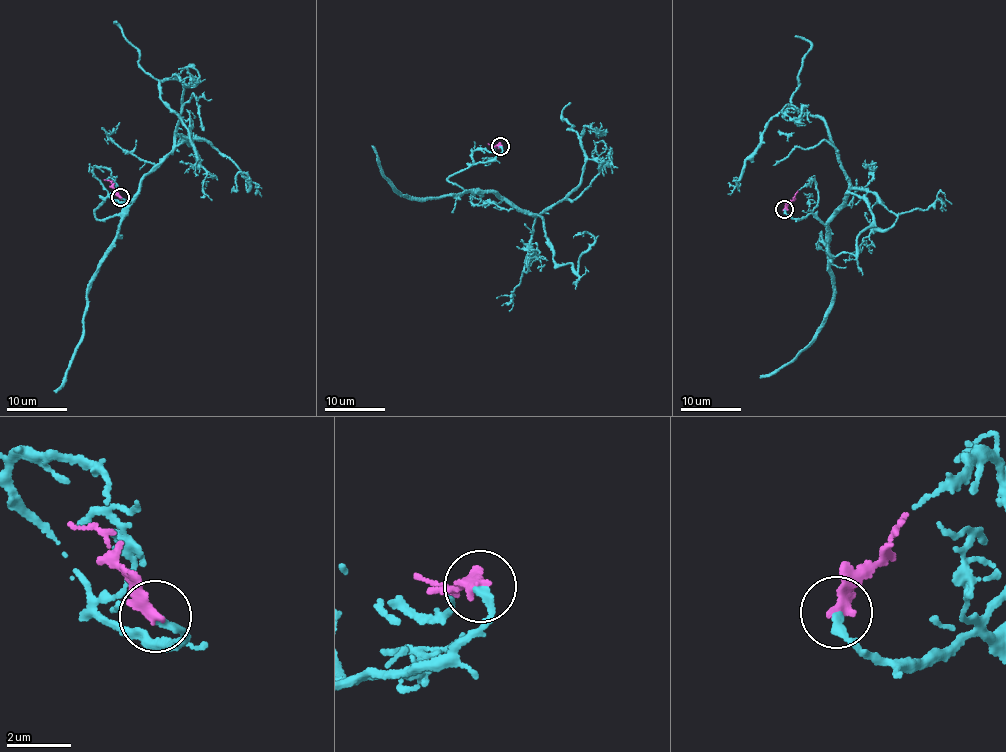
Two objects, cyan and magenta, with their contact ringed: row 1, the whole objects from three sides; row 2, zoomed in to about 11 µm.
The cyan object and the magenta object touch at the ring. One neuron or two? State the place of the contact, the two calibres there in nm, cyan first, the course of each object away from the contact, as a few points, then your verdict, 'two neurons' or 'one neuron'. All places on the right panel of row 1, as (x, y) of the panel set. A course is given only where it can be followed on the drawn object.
place (784, 209); calibres 240 and 360 nm; course cyan (785, 209), (813, 215), (830, 239), (847, 175), (822, 120), (782, 109), (740, 184), (733, 178); course magenta (785, 209), (798, 191); one neuron

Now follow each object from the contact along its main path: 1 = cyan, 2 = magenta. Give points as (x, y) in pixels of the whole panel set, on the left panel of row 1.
1: (121, 197), (98, 219), (121, 212), (173, 149), (183, 84), (173, 78), (158, 86), (197, 161), (183, 162)
2: (121, 197), (103, 180)

